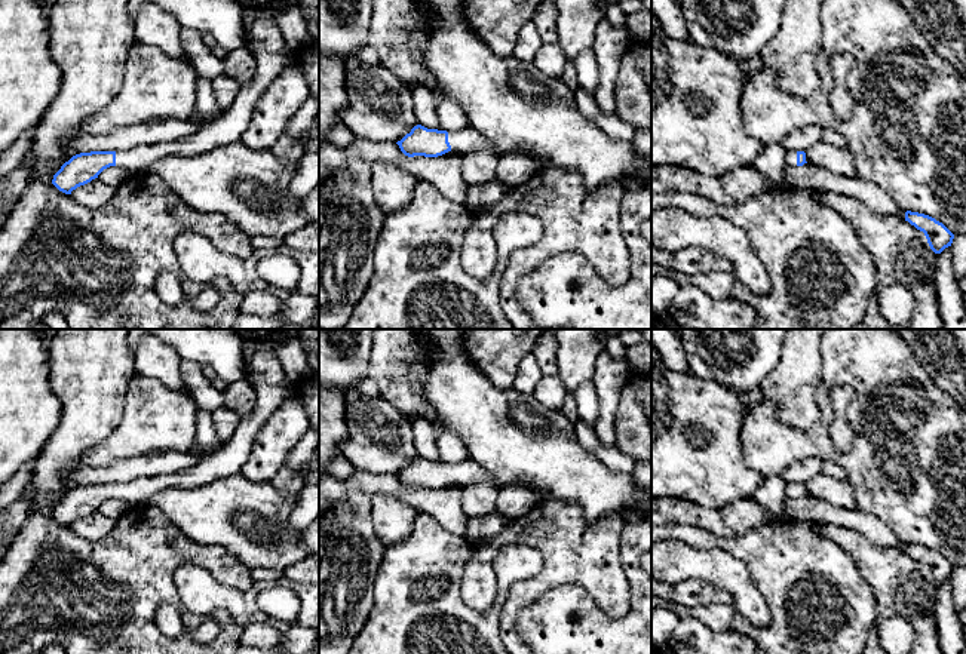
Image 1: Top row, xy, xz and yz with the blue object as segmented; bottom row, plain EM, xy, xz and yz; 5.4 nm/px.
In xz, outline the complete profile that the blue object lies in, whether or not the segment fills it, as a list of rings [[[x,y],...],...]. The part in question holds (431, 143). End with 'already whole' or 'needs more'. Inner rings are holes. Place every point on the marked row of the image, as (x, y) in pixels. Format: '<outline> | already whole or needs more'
[[[417,125],[396,144],[408,157],[438,157],[448,151],[476,153],[481,150],[491,150],[499,157],[505,154],[527,156],[539,168],[542,166],[542,162],[530,156],[525,150],[500,150],[488,138],[472,128],[447,132]]] | needs more

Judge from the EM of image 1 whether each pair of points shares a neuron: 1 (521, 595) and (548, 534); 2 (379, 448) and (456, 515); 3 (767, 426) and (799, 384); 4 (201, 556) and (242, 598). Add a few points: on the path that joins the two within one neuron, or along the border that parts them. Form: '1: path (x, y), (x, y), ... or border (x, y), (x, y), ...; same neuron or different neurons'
1: path (537, 583), (551, 570), (551, 550); same neuron
2: border (361, 470), (395, 475); different neurons
3: border (763, 399), (790, 429), (810, 426); different neurons
4: border (201, 567), (229, 586), (248, 589), (254, 583); different neurons

